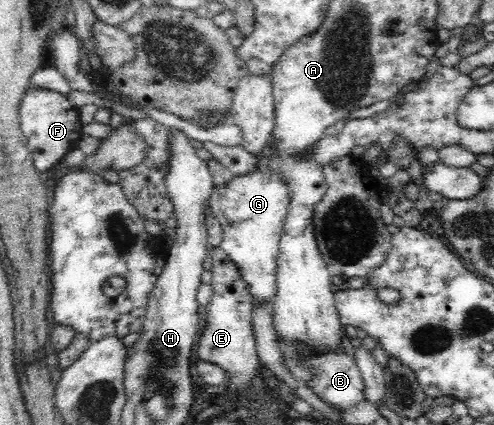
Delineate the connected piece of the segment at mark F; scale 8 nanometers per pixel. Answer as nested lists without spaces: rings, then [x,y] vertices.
[[[28,87],[18,113],[21,131],[32,150],[34,167],[44,176],[51,173],[54,165],[64,159],[68,151],[78,148],[82,132],[86,129],[68,96],[50,89]]]

